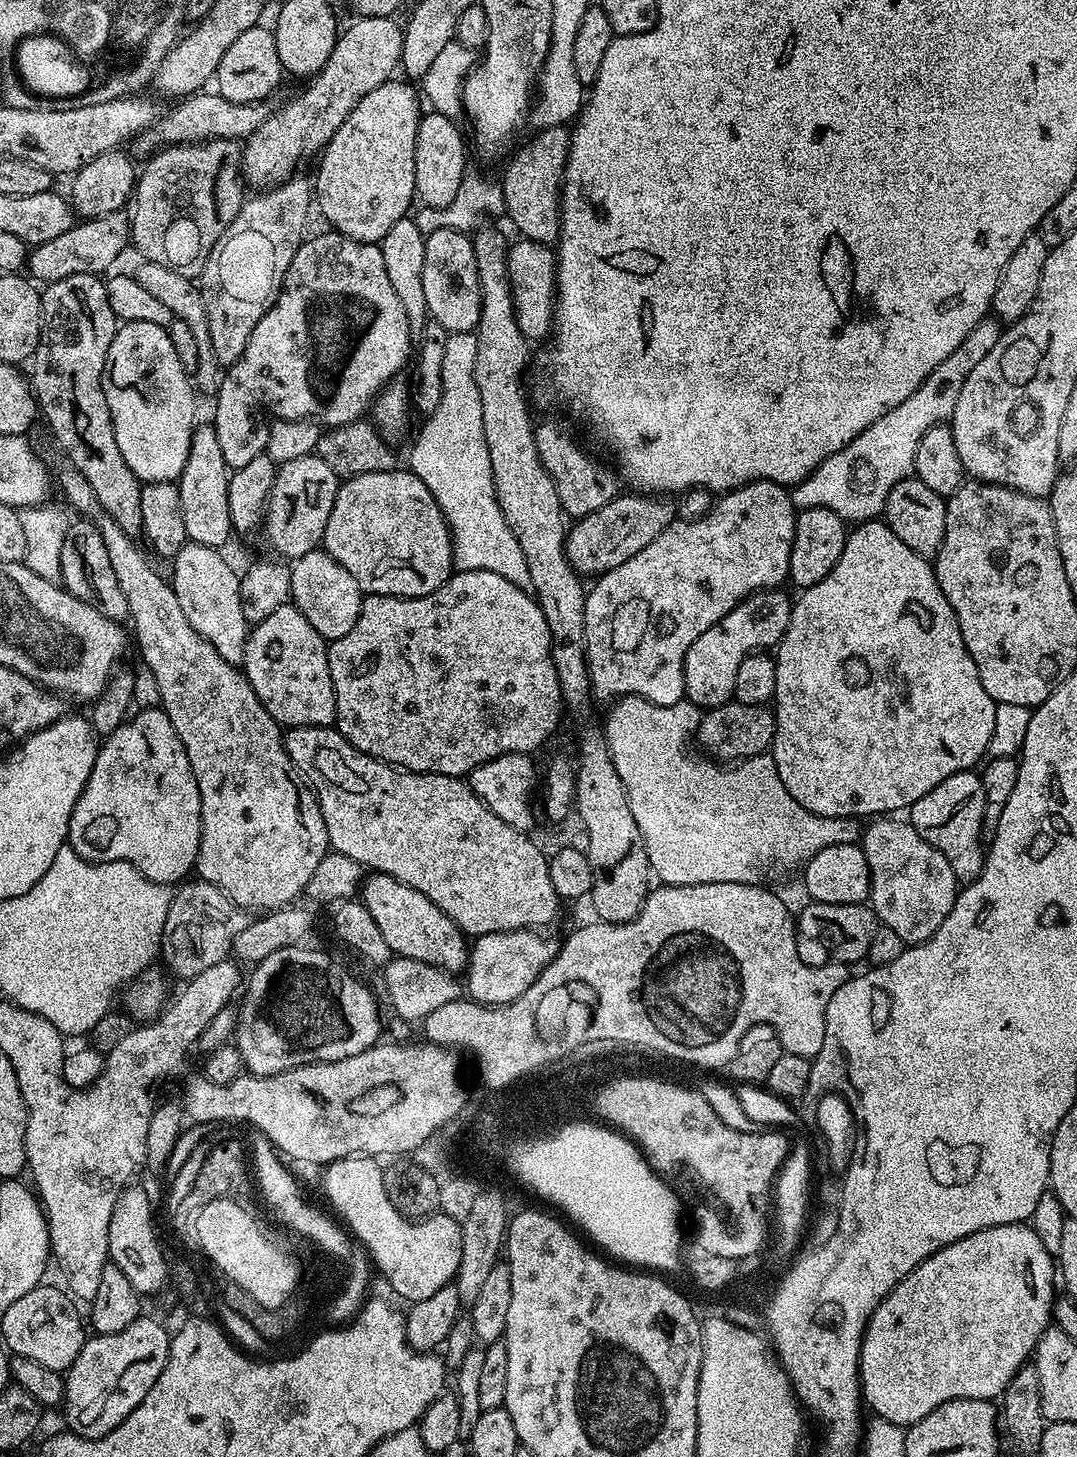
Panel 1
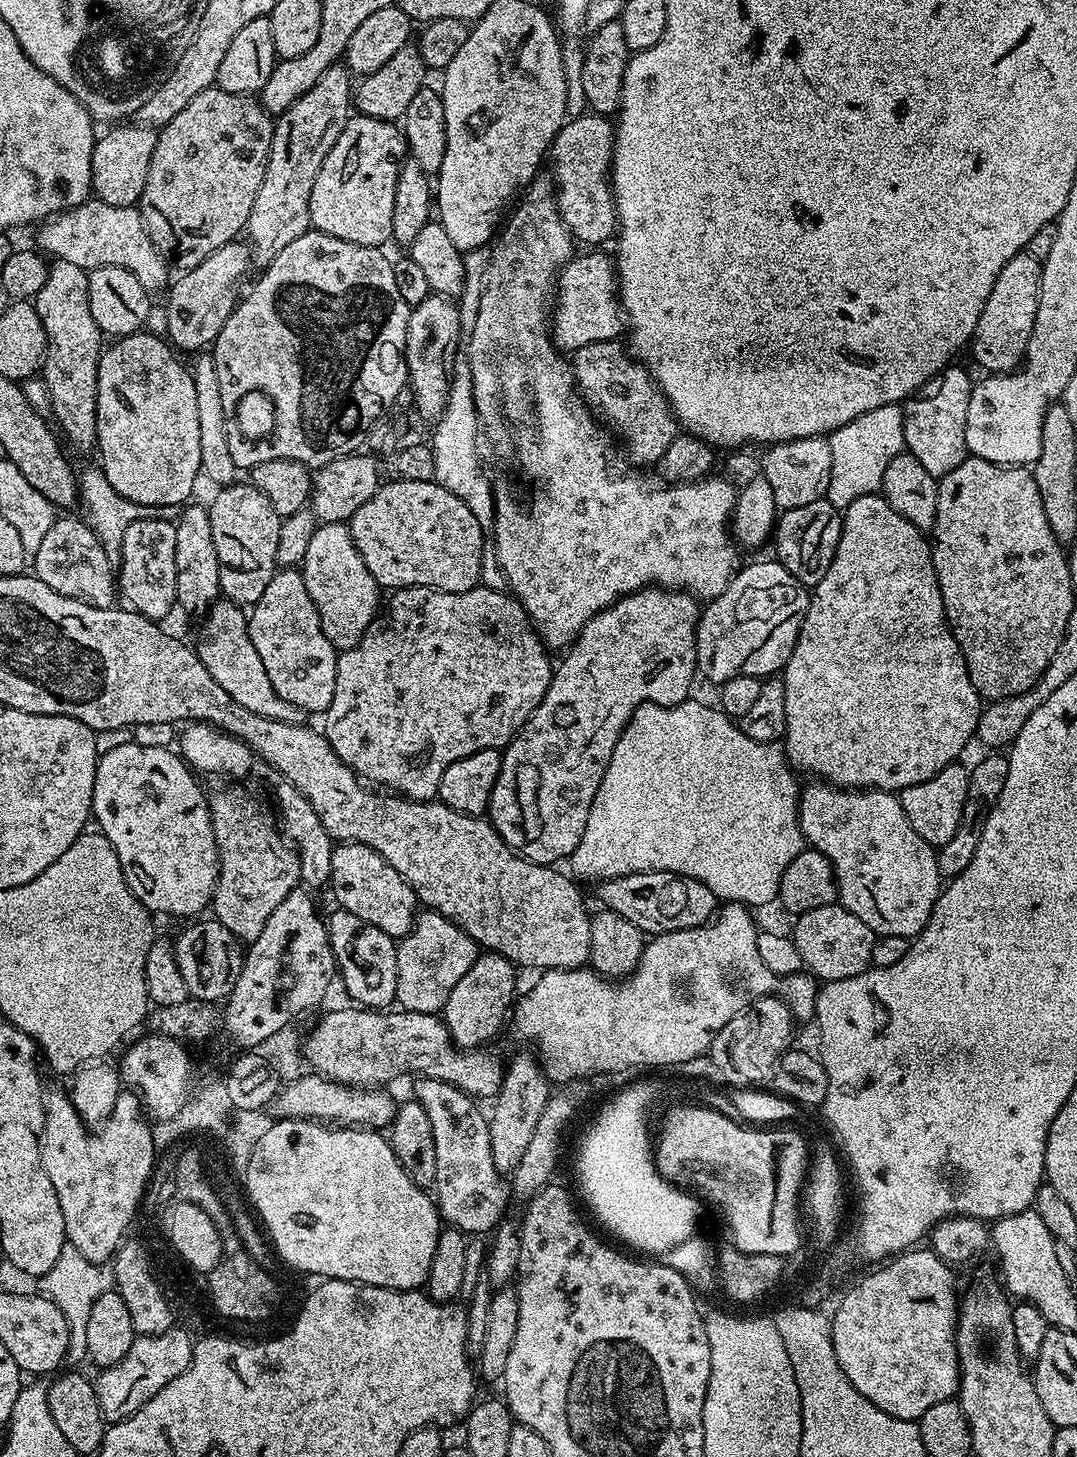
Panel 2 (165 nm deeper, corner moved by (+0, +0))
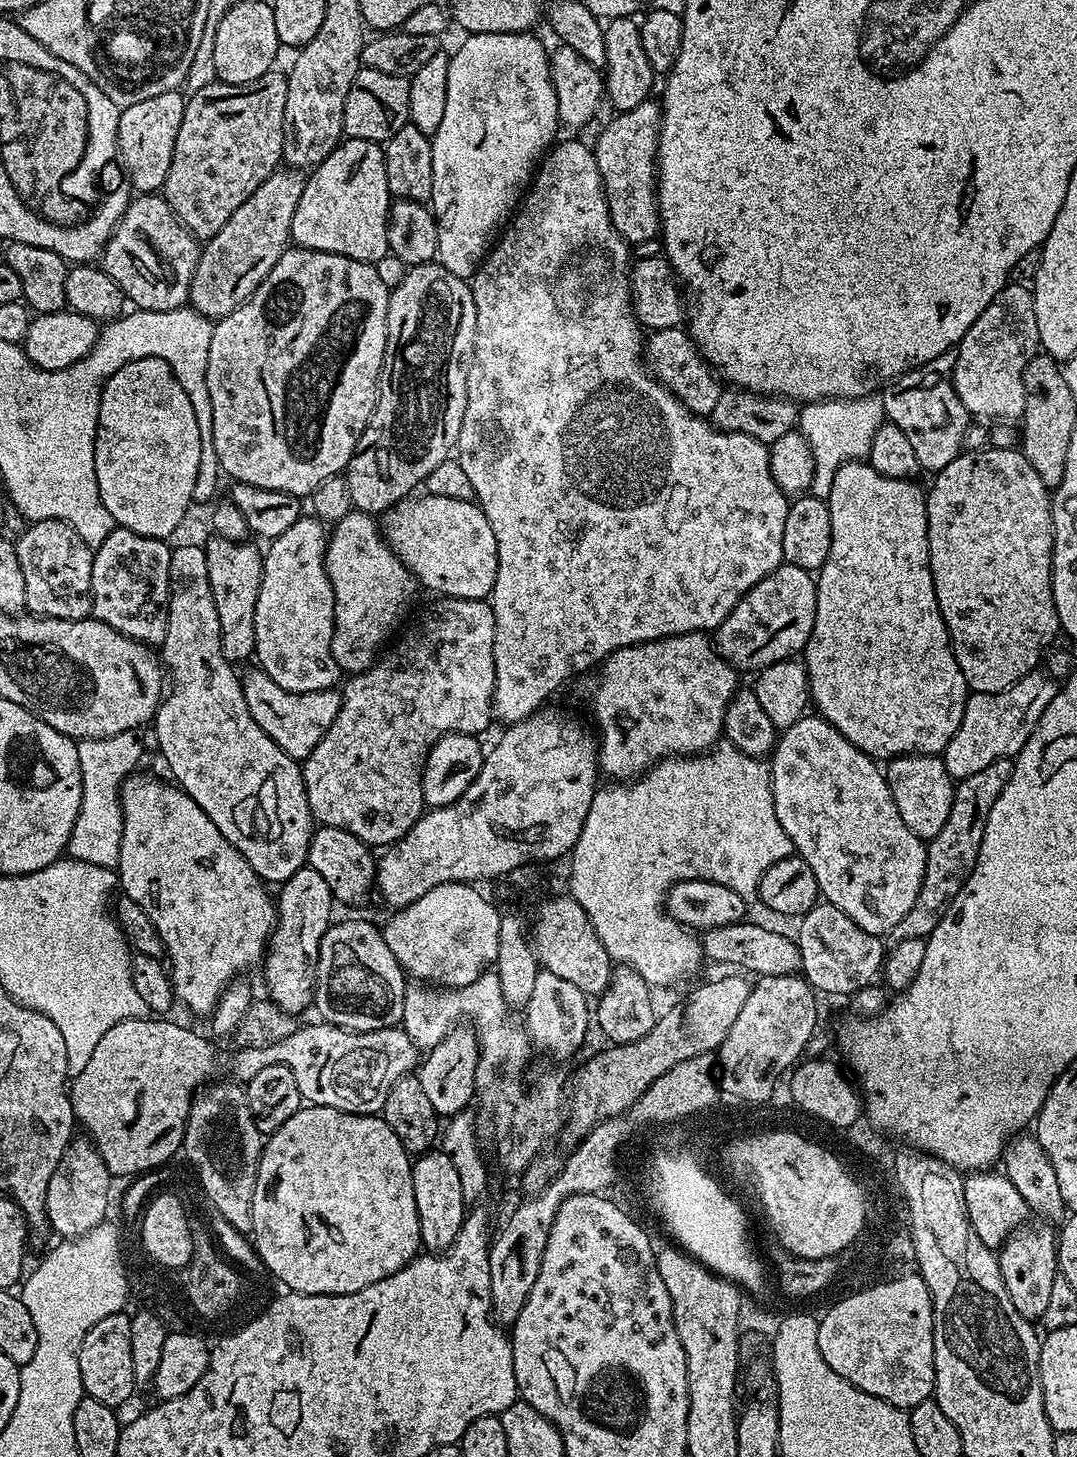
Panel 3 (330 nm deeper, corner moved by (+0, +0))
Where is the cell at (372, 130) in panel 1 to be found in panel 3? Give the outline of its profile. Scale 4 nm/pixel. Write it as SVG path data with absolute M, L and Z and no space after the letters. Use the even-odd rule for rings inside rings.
M345 139L325 158L318 167L311 169L304 181L302 198L298 198L298 210L292 219L293 245L309 248L315 252L342 254L346 258L375 262L389 253L388 251L388 214L390 193L386 182L386 162L384 149L375 140Z

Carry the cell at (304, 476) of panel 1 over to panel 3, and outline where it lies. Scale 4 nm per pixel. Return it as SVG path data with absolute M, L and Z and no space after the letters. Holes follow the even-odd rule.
M439 262L409 267L401 284L391 289L388 297L388 333L376 409L370 414L366 430L356 443L356 453L346 469L348 493L355 511L387 512L399 500L411 497L438 462L449 459L466 414L466 386L475 341L476 307L471 283L450 274Z

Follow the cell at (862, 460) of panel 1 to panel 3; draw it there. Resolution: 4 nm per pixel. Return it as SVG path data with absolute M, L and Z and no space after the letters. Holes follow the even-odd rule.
M879 395L829 398L805 403L798 412L798 431L809 443L813 455L811 495L827 501L834 474L852 460L863 461L880 427L886 422L884 401Z

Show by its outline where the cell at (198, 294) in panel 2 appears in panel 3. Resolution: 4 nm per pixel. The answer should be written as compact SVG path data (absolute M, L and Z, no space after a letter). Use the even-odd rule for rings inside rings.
M277 168L234 214L230 214L230 222L201 247L188 291L188 304L195 312L213 322L221 316L229 316L250 298L266 274L274 270L278 258L289 247L294 210L298 210L305 179L305 173L299 168Z

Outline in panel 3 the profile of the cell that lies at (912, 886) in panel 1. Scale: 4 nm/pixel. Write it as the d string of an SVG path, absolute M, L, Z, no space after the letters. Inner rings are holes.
M805 714L794 726L779 733L776 747L770 753L770 767L774 814L778 814L778 822L782 822L782 830L786 830L795 855L801 856L806 866L814 870L820 896L842 910L846 918L858 922L862 930L887 937L906 918L907 912L914 910L926 874L928 845L902 822L881 765L858 750L823 716Z

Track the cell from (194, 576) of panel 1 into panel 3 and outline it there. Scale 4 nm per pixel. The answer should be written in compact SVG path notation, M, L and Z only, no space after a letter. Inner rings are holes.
M259 670L243 673L242 683L250 718L254 718L254 722L258 722L258 726L262 726L262 730L266 730L266 734L270 734L270 738L274 738L274 742L297 762L312 753L326 730L330 730L330 722L338 718L340 692L331 688L317 692L287 692L274 682L274 678Z

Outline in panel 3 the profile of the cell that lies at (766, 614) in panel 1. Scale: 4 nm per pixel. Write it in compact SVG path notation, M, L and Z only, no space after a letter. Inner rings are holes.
M783 563L780 567L775 568L769 576L762 578L762 582L755 584L740 599L738 606L734 606L734 610L730 610L730 614L720 623L720 627L715 629L716 651L733 668L741 673L749 672L749 674L783 660L791 660L797 654L803 653L806 642L814 630L815 613L816 581L813 573L793 564Z

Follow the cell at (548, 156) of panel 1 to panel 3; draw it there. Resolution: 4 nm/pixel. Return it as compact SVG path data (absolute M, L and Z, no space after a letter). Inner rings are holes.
M649 98L642 102L642 106L634 106L634 110L629 112L616 112L613 117L601 130L596 144L594 143L598 170L604 179L604 197L618 234L623 236L629 245L648 244L652 239L657 239L660 231L660 206L656 203L656 148L660 145L660 105L655 99Z

